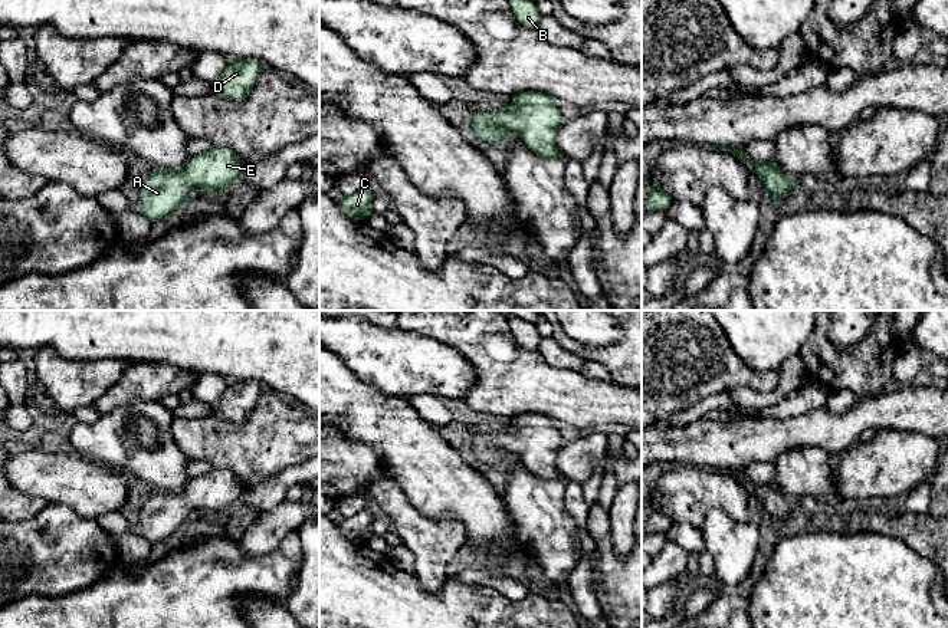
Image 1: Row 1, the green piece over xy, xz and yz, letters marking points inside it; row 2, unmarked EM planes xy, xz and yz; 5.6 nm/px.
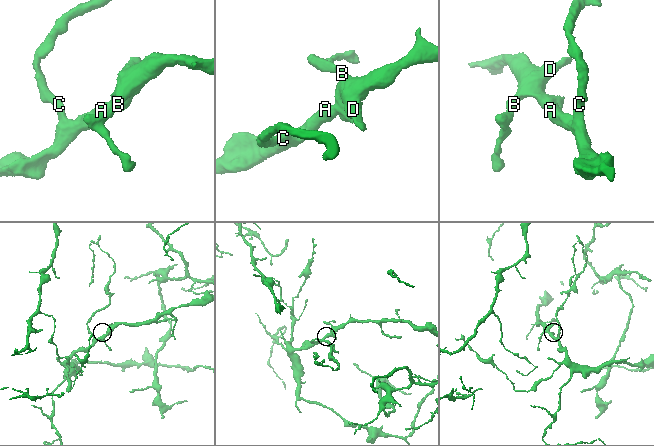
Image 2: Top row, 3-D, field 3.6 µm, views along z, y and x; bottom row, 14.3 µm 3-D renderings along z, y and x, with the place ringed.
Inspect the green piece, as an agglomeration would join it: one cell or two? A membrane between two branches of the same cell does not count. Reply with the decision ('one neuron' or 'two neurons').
one neuron

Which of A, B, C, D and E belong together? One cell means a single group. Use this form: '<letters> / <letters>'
A B C D E

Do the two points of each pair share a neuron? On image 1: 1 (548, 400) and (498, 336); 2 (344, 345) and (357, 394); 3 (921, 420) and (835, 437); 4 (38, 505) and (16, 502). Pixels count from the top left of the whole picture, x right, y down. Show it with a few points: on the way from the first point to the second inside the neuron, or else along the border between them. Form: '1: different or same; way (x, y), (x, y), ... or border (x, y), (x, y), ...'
1: same; way (532, 384), (501, 352)
2: different; border (334, 352), (363, 381), (379, 390)
3: same; way (899, 417), (859, 417), (856, 420)
4: same; way (32, 505), (22, 505)

